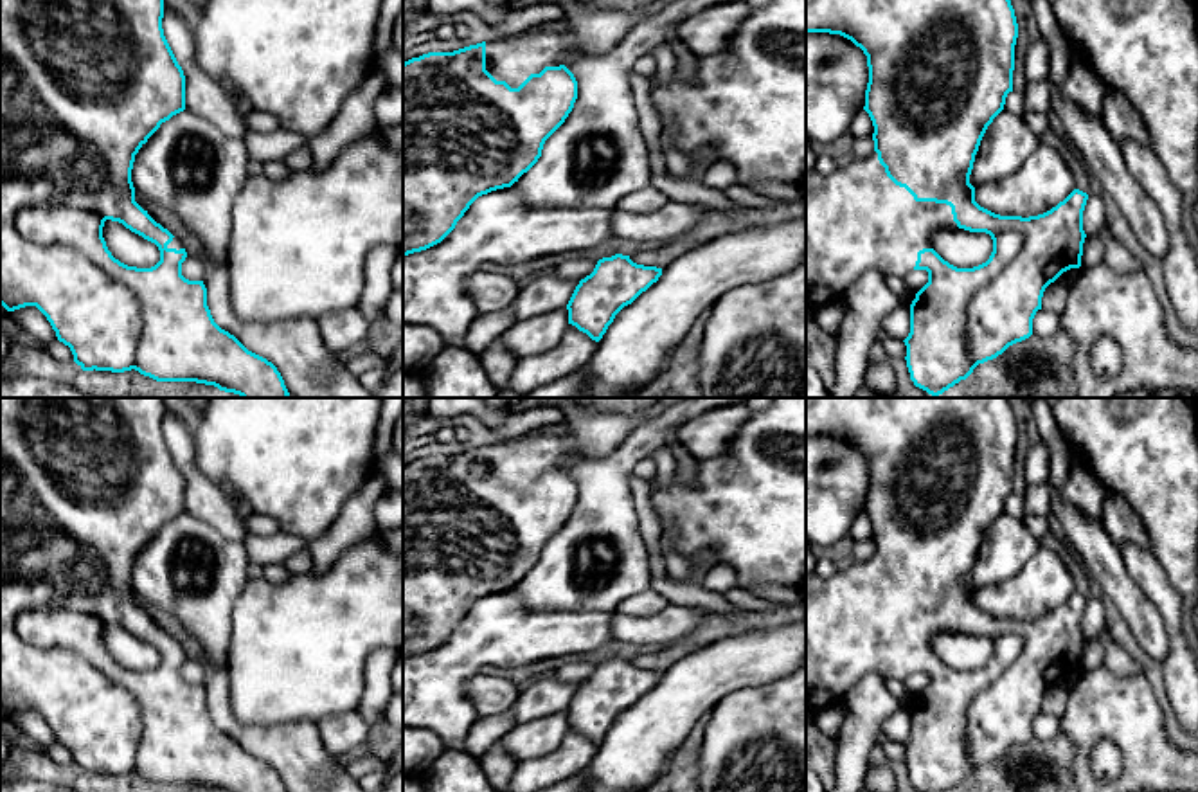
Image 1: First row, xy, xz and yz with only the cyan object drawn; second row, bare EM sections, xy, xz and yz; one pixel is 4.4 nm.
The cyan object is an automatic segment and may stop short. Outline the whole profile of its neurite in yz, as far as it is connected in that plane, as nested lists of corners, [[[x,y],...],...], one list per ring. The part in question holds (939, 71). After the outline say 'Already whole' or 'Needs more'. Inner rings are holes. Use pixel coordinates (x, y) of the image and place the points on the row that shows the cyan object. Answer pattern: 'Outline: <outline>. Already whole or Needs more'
Outline: [[[806,0],[806,32],[829,32],[851,40],[867,56],[865,106],[874,133],[874,151],[822,176],[806,171],[806,308],[844,301],[849,286],[867,270],[905,277],[926,270],[928,283],[910,304],[907,367],[916,387],[939,396],[966,380],[979,364],[997,358],[1009,346],[1033,335],[1045,288],[1063,272],[1081,266],[1083,211],[1088,194],[1074,189],[1063,202],[1038,216],[1000,216],[975,202],[970,184],[980,140],[1013,92],[1018,23],[1011,0]],[[964,229],[993,239],[989,259],[957,268],[934,248],[937,230]]]. Needs more

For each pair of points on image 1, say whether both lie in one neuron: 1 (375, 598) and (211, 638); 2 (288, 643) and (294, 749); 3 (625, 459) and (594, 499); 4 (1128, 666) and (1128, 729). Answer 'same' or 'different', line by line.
1: different
2: different
3: same
4: different

